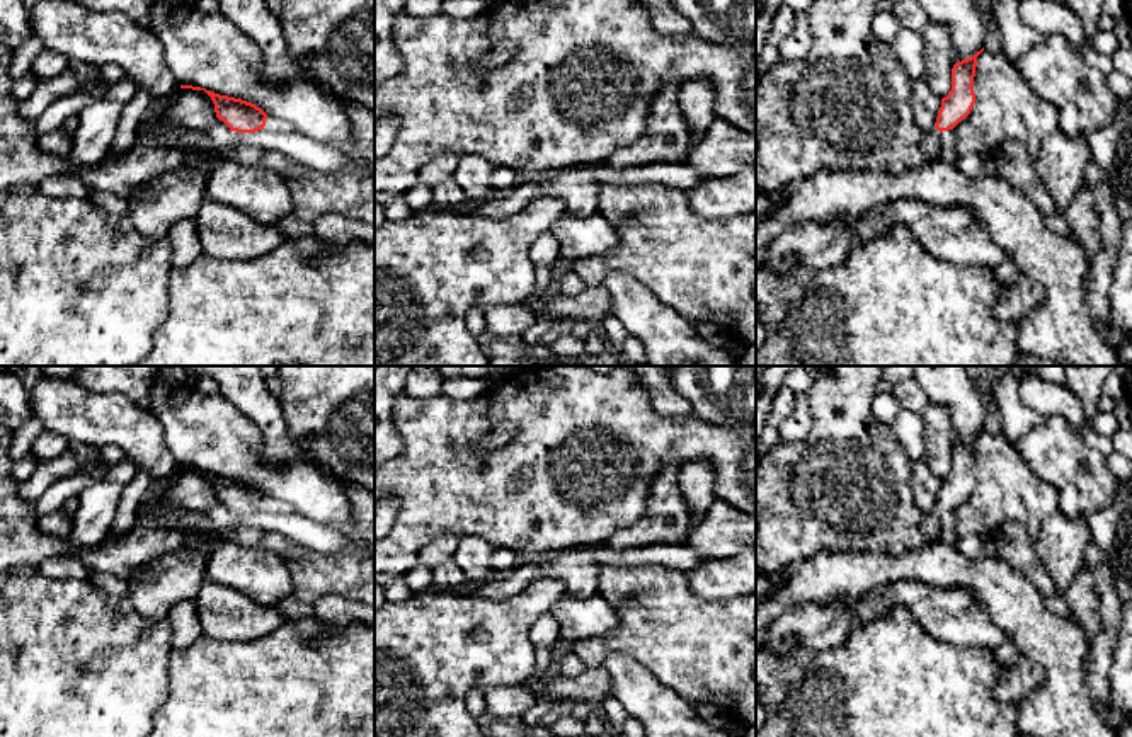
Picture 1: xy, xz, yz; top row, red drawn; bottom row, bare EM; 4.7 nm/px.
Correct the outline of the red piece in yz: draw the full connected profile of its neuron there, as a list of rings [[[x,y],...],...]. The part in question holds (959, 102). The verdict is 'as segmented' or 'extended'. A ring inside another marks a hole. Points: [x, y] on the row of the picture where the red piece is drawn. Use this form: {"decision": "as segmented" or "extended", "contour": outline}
{"decision": "extended", "contour": [[[977,51],[974,56],[962,60],[952,68],[952,90],[941,99],[941,107],[935,128],[924,133],[923,148],[928,160],[940,158],[940,134],[953,129],[962,119],[965,119],[974,104],[974,77],[977,66],[977,56],[984,51]]]}

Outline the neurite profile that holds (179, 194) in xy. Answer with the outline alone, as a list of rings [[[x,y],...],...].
[[[199,165],[177,167],[138,191],[126,216],[150,240],[167,238],[180,220],[194,220],[206,199],[209,170]]]

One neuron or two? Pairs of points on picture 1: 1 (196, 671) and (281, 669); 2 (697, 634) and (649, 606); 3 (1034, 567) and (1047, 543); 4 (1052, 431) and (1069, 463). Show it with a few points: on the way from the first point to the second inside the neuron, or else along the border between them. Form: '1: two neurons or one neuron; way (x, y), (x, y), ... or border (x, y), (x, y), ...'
1: one neuron; way (217, 671), (261, 671)
2: one neuron; way (685, 634), (676, 634), (661, 618)
3: two neurons; border (1034, 542), (1037, 559), (1056, 591)
4: one neuron; way (1054, 439), (1054, 448), (1061, 455)

